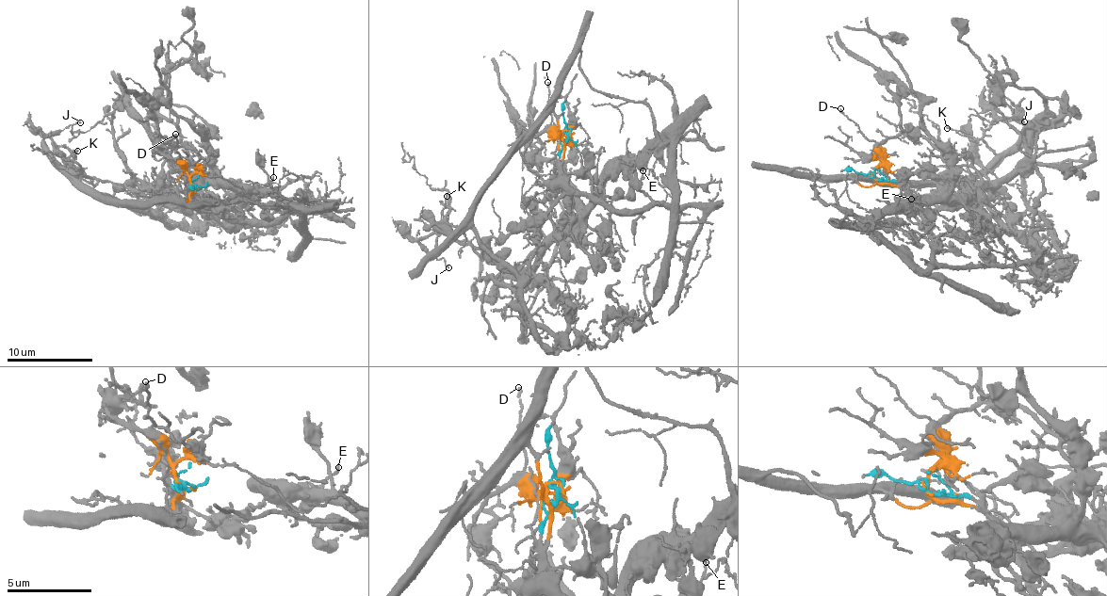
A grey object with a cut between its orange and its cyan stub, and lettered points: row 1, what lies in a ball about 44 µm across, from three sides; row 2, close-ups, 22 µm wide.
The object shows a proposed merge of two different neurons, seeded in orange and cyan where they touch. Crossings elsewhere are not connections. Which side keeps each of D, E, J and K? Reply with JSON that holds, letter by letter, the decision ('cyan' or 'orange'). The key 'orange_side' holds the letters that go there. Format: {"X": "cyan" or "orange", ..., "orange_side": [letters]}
{"D": "orange", "E": "orange", "J": "orange", "K": "orange", "orange_side": ["D", "E", "J", "K"]}

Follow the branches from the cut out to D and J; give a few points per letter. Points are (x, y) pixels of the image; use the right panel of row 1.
D: (871, 174), (880, 162), (880, 149), (839, 109)
J: (871, 174), (867, 186), (853, 176), (931, 183), (981, 174), (996, 155), (983, 133), (996, 120), (1023, 121)

